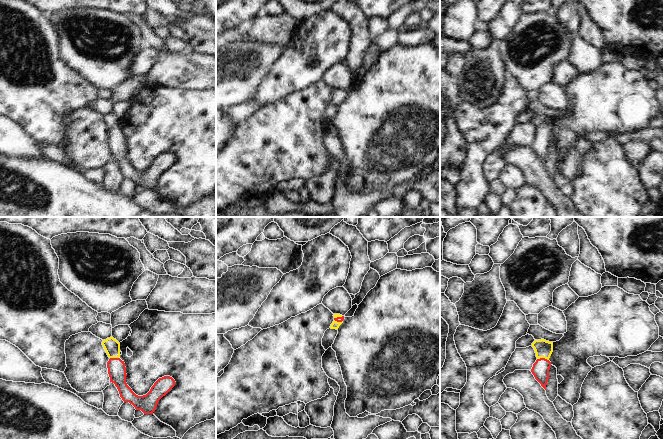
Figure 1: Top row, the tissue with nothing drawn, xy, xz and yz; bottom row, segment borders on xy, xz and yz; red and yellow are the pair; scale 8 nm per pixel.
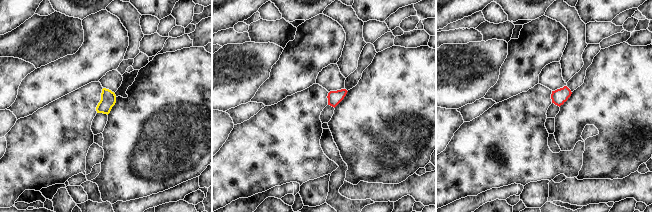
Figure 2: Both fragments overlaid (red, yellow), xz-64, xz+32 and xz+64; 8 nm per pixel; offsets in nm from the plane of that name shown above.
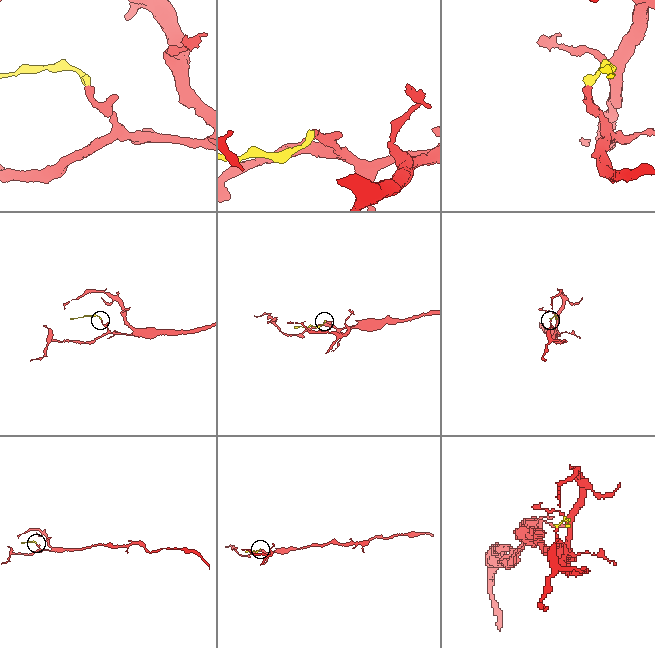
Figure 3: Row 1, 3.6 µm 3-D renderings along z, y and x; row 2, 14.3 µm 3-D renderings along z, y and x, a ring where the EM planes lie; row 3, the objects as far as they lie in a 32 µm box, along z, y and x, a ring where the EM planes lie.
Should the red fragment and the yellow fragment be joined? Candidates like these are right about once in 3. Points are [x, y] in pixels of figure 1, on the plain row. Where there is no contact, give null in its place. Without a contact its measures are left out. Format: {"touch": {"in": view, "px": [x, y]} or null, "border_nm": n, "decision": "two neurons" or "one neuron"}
{"touch": {"in": "yz", "px": [543, 134]}, "border_nm": 100, "decision": "one neuron"}

